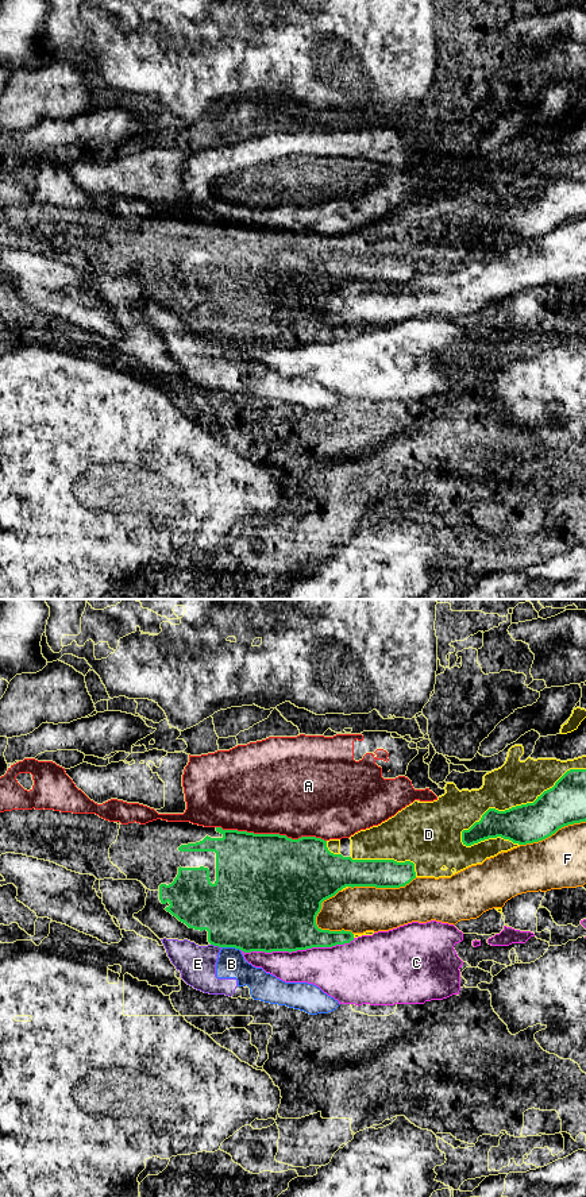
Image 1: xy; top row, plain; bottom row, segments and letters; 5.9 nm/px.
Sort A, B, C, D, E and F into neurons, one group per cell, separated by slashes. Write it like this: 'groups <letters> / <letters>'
groups A / B E / C / D / F

